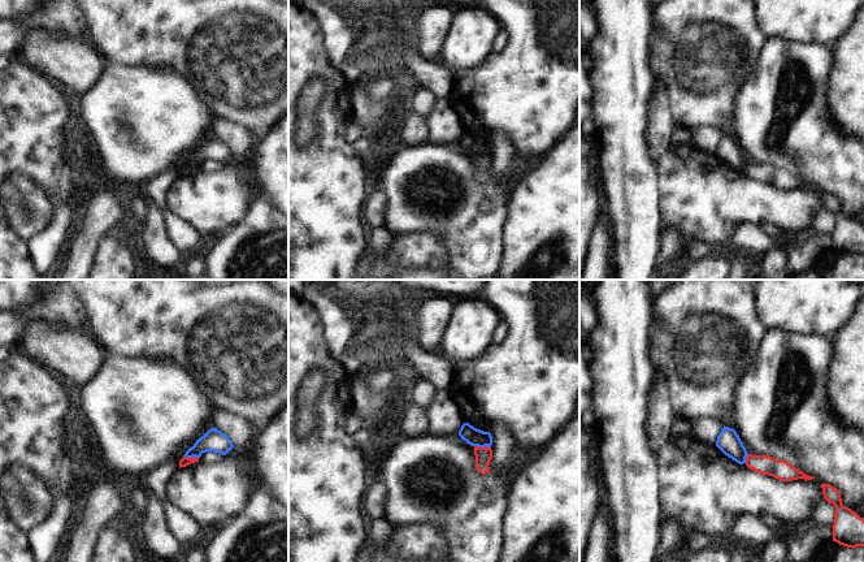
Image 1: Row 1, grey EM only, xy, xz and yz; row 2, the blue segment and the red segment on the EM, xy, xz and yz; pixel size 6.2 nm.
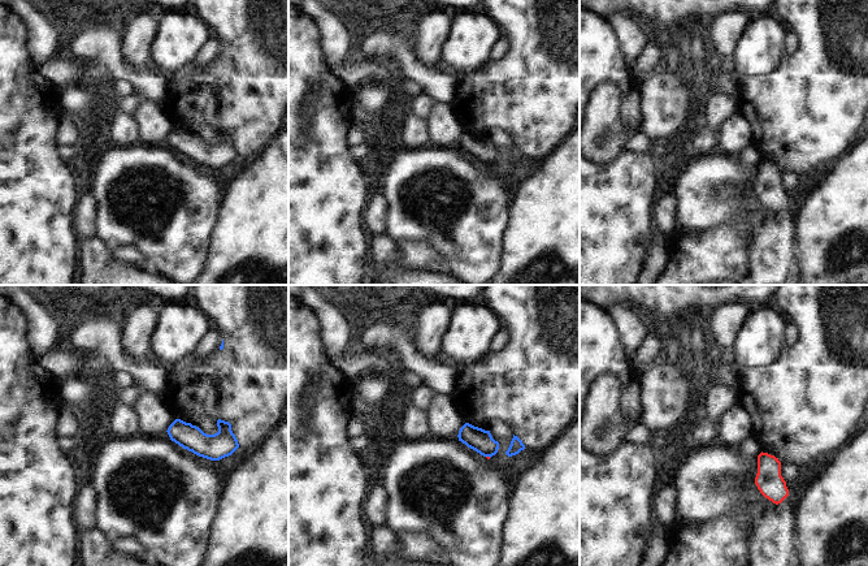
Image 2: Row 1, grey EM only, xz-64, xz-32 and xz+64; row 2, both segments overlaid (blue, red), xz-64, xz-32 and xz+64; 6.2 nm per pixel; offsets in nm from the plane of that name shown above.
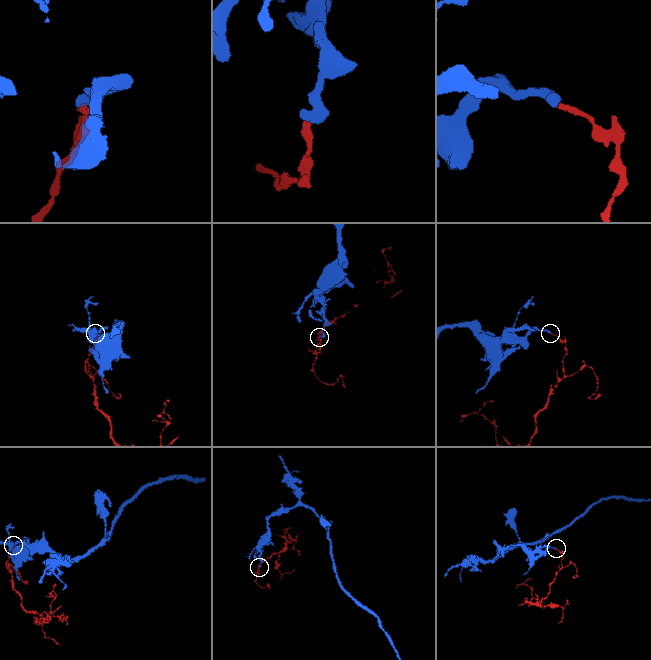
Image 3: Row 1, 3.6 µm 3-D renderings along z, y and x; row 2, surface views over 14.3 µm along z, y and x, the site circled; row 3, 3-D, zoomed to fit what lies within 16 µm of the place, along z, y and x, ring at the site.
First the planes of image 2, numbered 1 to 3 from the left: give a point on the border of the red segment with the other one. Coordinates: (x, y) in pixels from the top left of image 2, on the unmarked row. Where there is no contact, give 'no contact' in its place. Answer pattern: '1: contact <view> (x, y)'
1: no contact
2: contact xz-32 (489, 164)
3: no contact

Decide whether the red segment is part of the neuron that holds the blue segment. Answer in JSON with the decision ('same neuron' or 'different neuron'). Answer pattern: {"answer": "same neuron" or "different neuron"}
{"answer": "different neuron"}

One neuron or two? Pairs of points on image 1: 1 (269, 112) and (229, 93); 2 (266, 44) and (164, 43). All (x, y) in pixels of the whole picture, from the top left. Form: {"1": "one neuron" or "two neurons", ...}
{"1": "one neuron", "2": "one neuron"}

